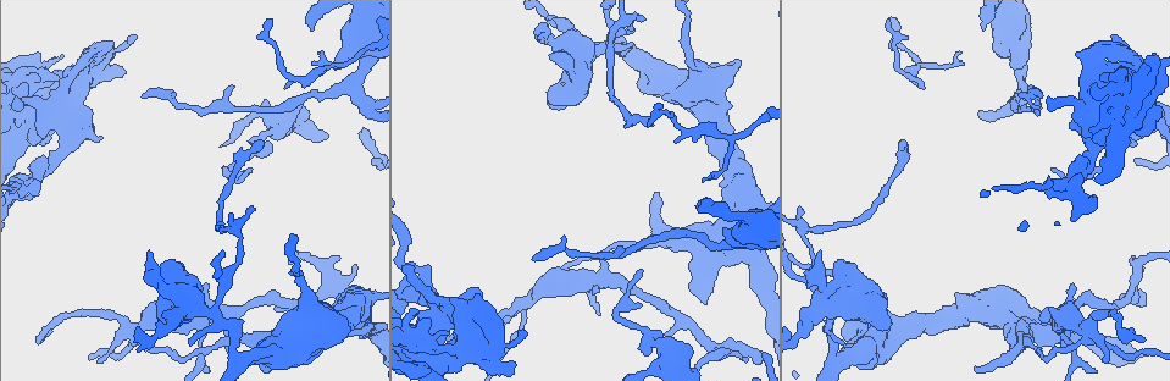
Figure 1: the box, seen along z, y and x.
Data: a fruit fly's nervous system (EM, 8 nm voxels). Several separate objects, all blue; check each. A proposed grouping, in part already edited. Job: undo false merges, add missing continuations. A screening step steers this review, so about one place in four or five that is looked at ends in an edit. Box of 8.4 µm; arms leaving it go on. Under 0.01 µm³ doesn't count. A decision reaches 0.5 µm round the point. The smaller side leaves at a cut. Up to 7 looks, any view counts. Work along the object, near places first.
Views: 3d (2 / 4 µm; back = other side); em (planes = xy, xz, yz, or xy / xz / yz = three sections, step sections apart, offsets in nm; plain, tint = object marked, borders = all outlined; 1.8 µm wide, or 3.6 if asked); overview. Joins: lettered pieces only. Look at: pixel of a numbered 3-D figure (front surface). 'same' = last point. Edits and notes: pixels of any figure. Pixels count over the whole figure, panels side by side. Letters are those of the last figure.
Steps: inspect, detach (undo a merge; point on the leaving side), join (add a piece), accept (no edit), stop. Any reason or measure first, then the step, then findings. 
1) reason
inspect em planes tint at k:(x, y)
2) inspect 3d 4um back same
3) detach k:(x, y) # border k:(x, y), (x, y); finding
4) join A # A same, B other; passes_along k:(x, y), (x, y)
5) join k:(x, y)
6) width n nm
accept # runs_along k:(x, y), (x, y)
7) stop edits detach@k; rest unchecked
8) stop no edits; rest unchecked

branch stops here
inspect 3d 4um at 1:(558, 86)

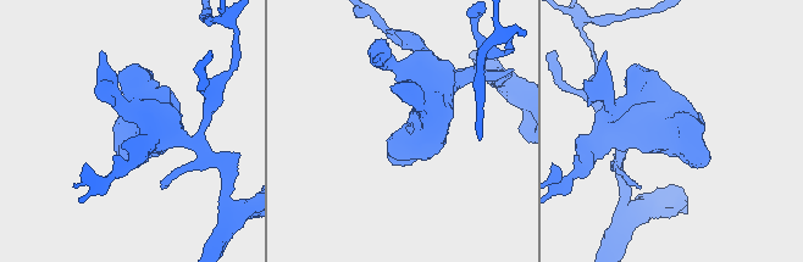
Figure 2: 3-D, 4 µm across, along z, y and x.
shape alone is not enough
inspect em planes borders at 2:(676, 116)

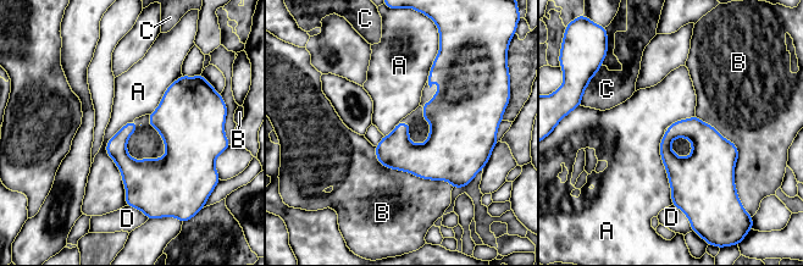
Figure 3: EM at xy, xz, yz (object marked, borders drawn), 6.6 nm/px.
accept # A other, B other, C other, D other; border 3:(133, 120), (106, 144), (127, 205); no lettered piece goes on from it

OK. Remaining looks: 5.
two arms in line, one across
inspect em planes borders at 1:(36, 171)

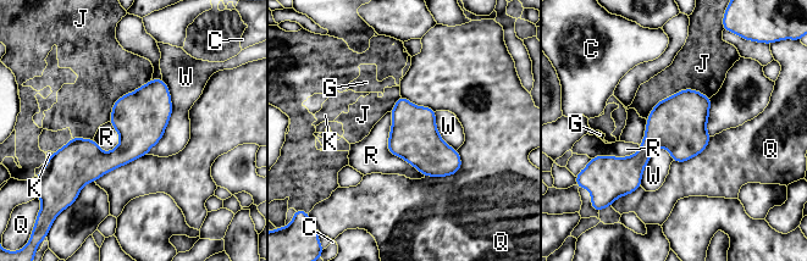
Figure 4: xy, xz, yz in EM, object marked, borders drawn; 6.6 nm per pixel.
longest_contact W 500 nm
accept # C other, G other, J other, K other, Q other, R other, W other; border 4:(390, 112), (388, 150), (425, 175); all the same cell

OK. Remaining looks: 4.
stops while still wide
inspect em xz step 8 tint at 1:(40, 80)

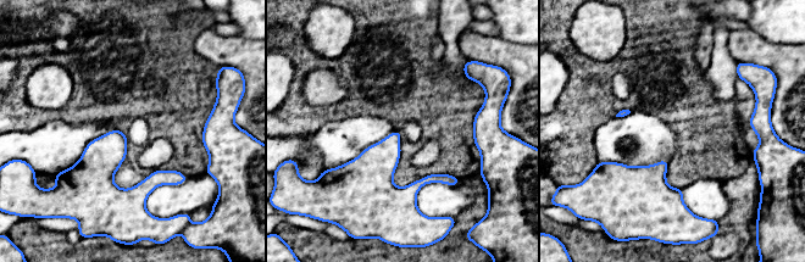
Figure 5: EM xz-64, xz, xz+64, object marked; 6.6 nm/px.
another direction
inspect em planes tint same

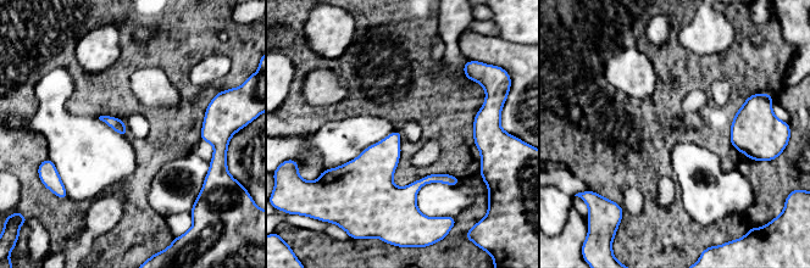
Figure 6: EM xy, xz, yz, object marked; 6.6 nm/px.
inspect em planes borders same

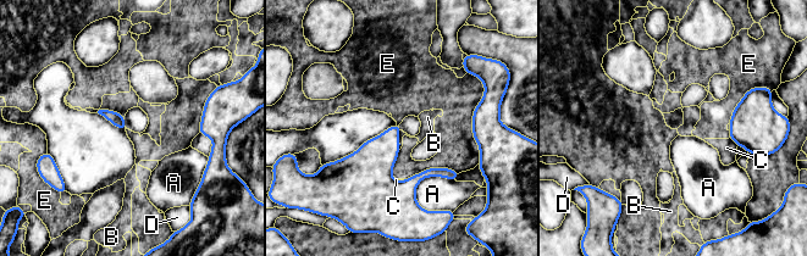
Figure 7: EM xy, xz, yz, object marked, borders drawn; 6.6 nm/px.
longest_contact A 550 nm
accept # A other, B other, C other, D other, E other; none of them fits

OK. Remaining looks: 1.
stop no edits; rest unchecked

